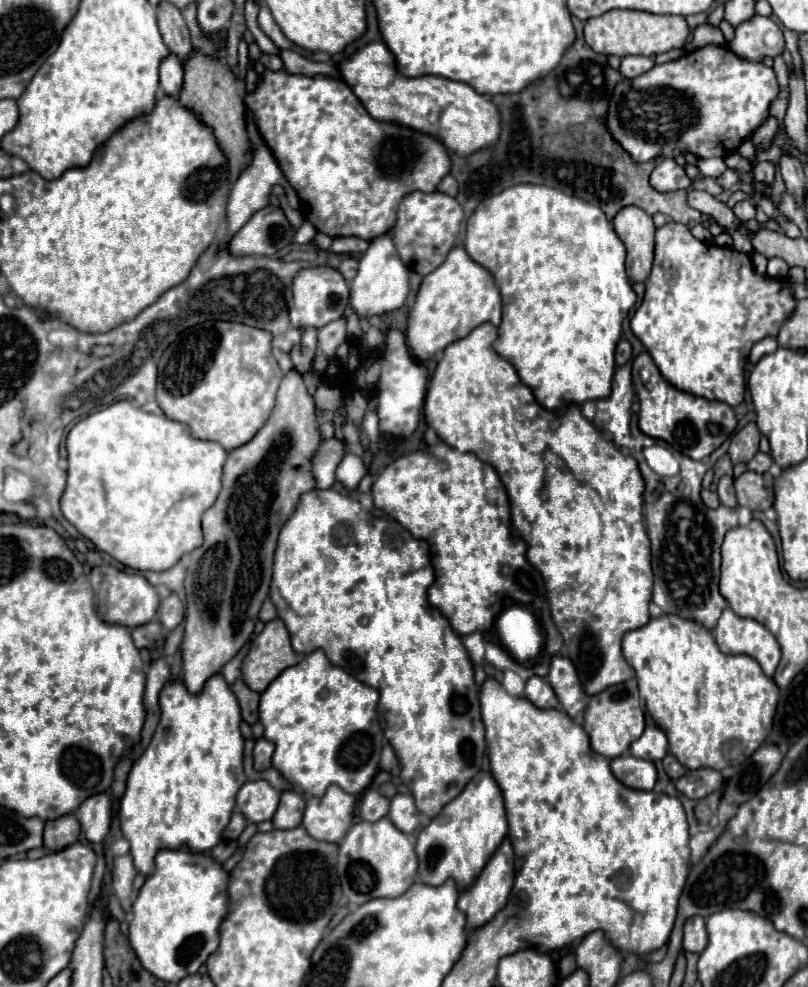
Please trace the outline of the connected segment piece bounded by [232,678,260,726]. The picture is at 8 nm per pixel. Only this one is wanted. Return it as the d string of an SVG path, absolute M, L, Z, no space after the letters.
M238 678L234 684L232 684L232 692L236 694L238 702L240 702L240 708L242 708L242 720L248 722L250 726L258 722L258 702L260 702L260 694L258 692L252 692L242 678Z

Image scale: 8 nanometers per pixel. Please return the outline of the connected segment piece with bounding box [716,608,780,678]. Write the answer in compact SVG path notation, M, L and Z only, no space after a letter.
M726 608L716 624L716 644L724 654L746 654L752 656L768 678L774 676L780 662L780 646L772 632L752 620L740 618Z

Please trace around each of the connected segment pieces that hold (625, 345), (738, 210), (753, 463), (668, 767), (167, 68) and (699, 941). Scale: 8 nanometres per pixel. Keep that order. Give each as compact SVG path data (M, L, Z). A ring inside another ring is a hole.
M620 340L618 348L616 348L616 364L624 366L628 360L632 358L632 346L628 340Z
M742 200L742 202L738 202L738 204L734 206L734 214L736 214L742 222L748 222L748 220L752 220L752 218L756 216L756 208L754 208L748 200Z
M758 452L748 462L748 470L754 470L754 472L768 472L770 466L772 466L772 458L770 458L770 454L764 454L764 452Z
M666 754L666 756L664 756L664 770L666 770L666 774L668 774L672 780L678 780L680 776L686 774L686 768L684 768L672 754Z
M168 54L162 62L160 62L160 88L164 90L164 94L178 98L180 88L182 88L182 62L178 60L176 54Z
M688 918L684 924L684 950L686 952L702 952L708 944L708 934L706 934L706 924L704 918Z

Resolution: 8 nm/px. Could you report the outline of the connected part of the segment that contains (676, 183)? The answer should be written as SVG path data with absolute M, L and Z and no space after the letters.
M666 158L656 164L656 168L650 174L650 186L658 192L676 192L684 190L692 184L692 180L686 176L684 168L680 168L672 158Z

